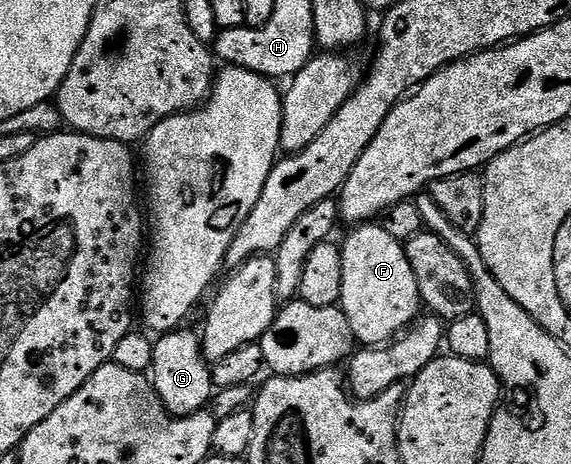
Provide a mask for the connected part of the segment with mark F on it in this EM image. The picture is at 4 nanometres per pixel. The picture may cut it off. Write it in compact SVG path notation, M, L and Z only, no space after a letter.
M358 224L351 230L354 231L347 236L346 243L340 246L344 268L340 308L348 316L348 324L352 324L355 339L363 347L381 346L397 339L419 317L422 297L412 264L408 264L406 247L401 241L389 235L382 224Z

